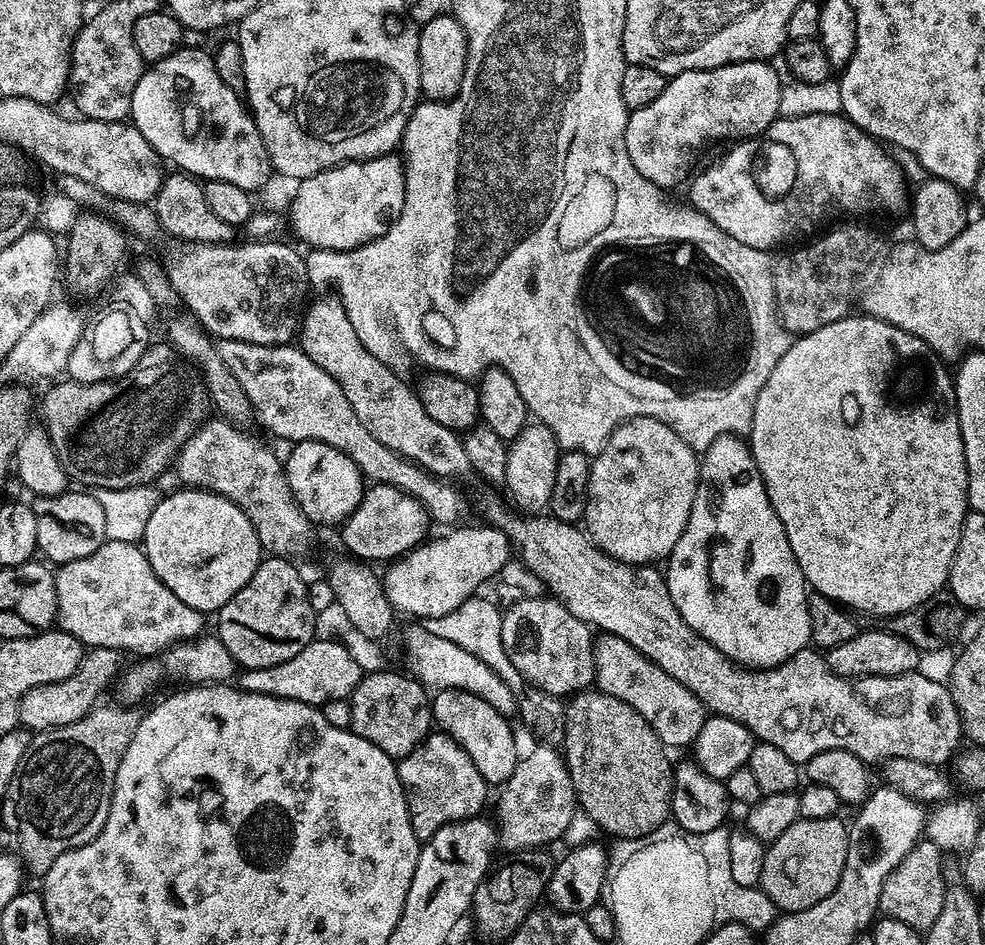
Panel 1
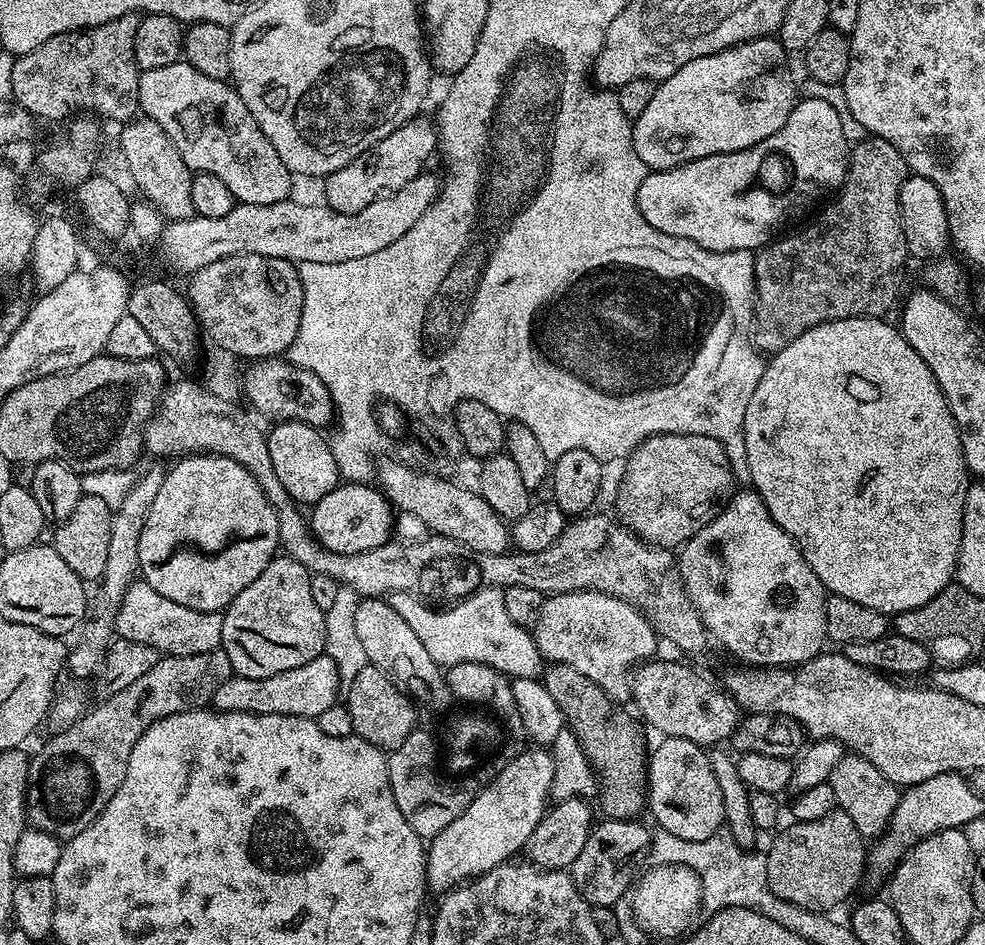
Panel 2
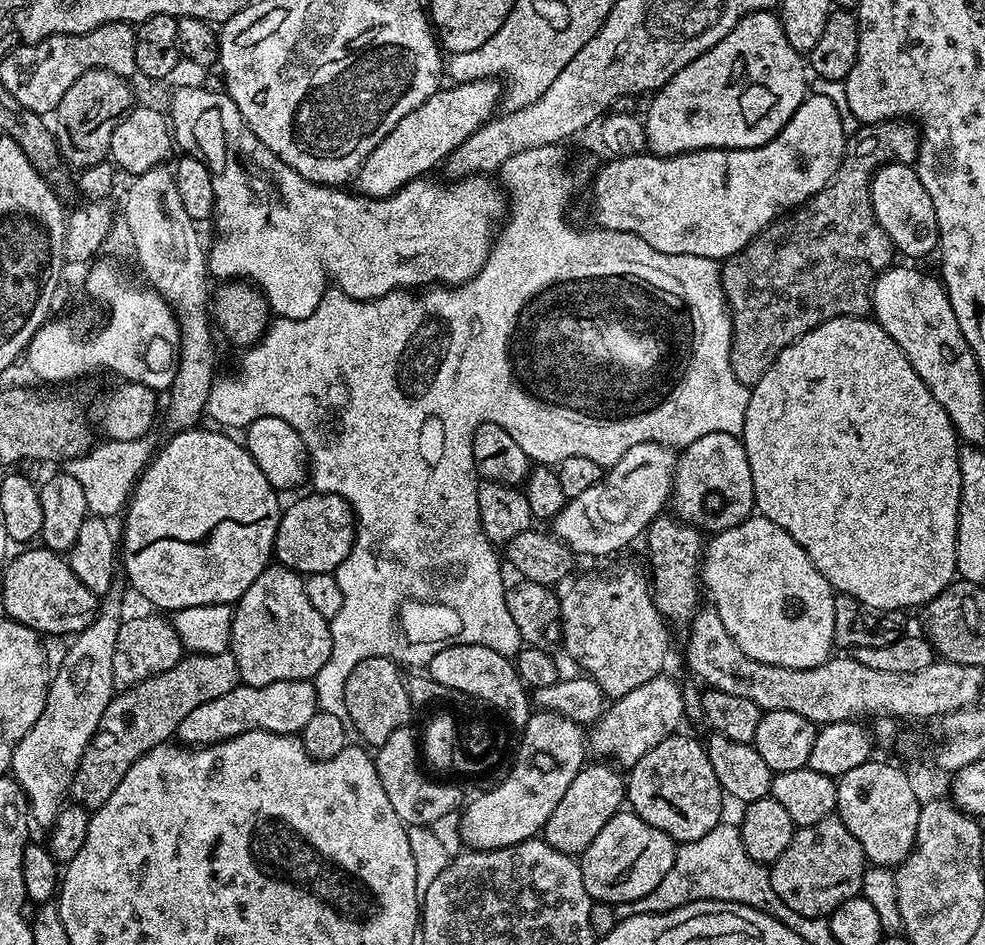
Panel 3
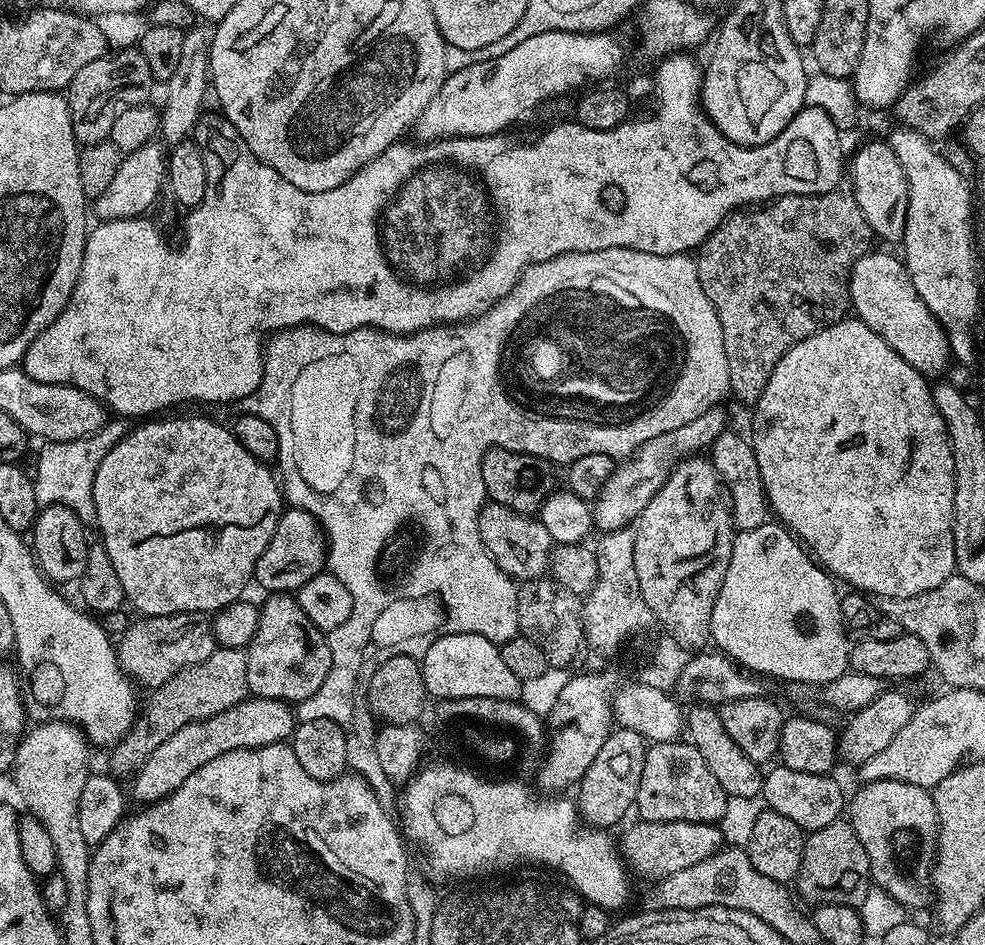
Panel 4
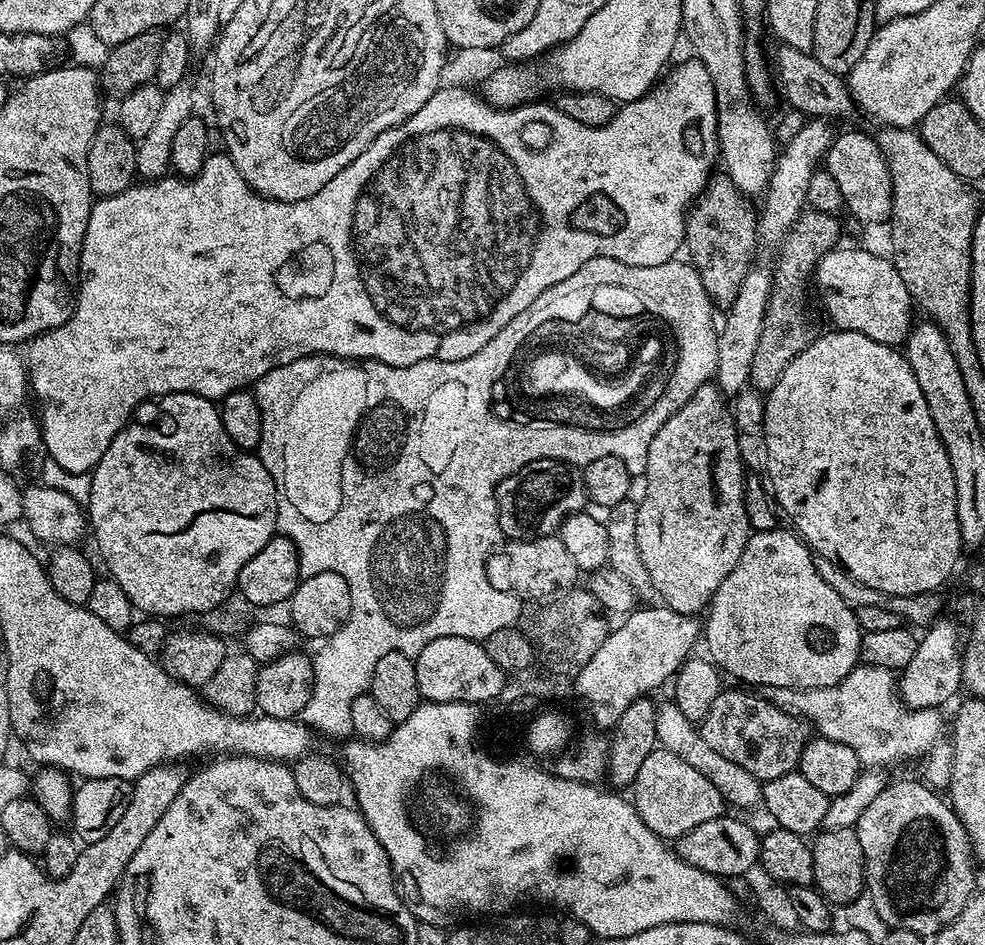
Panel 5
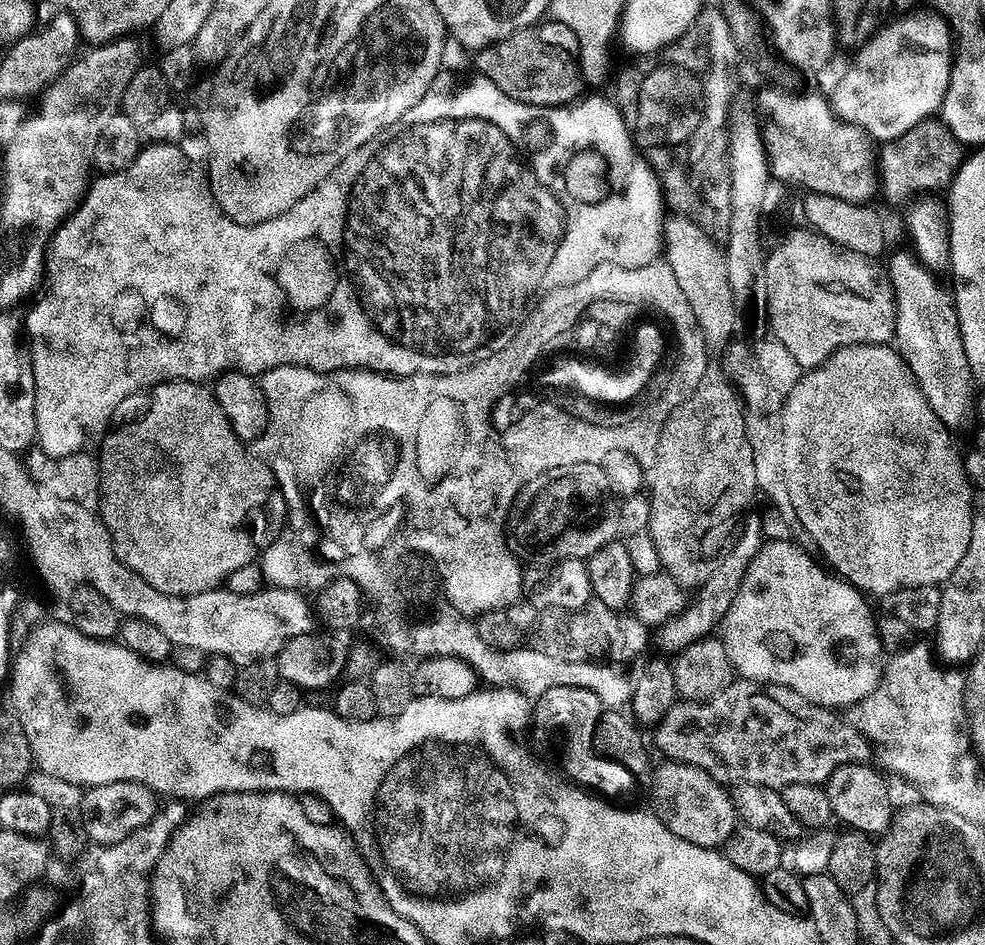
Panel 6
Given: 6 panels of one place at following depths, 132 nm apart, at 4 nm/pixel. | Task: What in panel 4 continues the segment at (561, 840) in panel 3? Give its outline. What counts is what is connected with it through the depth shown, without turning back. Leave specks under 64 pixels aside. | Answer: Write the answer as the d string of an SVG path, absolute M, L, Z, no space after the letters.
M617 727L609 731L606 742L602 742L602 750L598 750L594 762L590 762L590 770L586 770L578 782L578 815L585 825L608 830L611 824L618 823L628 811L633 811L647 753L648 744L634 730Z

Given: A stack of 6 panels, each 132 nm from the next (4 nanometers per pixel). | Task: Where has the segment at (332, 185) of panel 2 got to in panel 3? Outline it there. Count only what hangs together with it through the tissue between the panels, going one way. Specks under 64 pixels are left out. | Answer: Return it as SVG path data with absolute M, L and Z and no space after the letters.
M499 79L465 80L453 83L451 86L453 88L441 87L433 96L426 98L426 102L418 106L418 110L410 110L410 114L406 114L406 118L402 118L402 122L398 122L394 130L384 133L382 142L378 142L376 149L364 159L364 165L360 167L360 171L354 177L355 191L359 195L369 198L393 196L403 184L408 184L417 178L427 177L431 173L428 171L435 164L436 167L443 165L448 155L458 146L462 146L462 142L466 142L466 138L474 134L474 130L478 130L493 119L497 111L495 110L496 103L500 100L500 88L502 92L502 84Z

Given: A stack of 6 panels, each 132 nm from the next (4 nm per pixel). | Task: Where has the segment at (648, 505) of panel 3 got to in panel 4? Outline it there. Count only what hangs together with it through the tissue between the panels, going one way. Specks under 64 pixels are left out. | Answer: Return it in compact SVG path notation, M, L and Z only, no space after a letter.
M694 418L694 422L690 422L686 426L678 426L678 430L658 434L658 438L647 440L640 445L631 456L621 463L624 464L621 468L619 465L613 471L606 486L596 497L594 501L595 527L601 533L629 527L640 515L646 502L650 502L650 498L654 498L654 494L666 482L666 478L672 472L672 467L676 465L677 460L707 449L723 433L720 424L704 424L704 420Z

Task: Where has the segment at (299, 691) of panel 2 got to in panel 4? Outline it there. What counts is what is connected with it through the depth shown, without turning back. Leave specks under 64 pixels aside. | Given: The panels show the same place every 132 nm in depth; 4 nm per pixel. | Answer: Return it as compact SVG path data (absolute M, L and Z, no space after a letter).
M253 695L230 706L230 710L222 710L222 714L190 722L182 726L182 730L174 730L174 734L170 734L170 738L166 738L166 742L162 742L162 746L158 746L158 750L154 750L154 754L150 754L150 758L146 758L144 765L135 772L131 781L131 799L133 796L140 806L156 804L174 794L174 790L178 790L178 786L182 786L182 782L186 782L186 778L194 774L194 770L206 766L206 762L218 758L218 754L230 754L230 750L261 748L287 741L297 723L293 705L284 700Z

